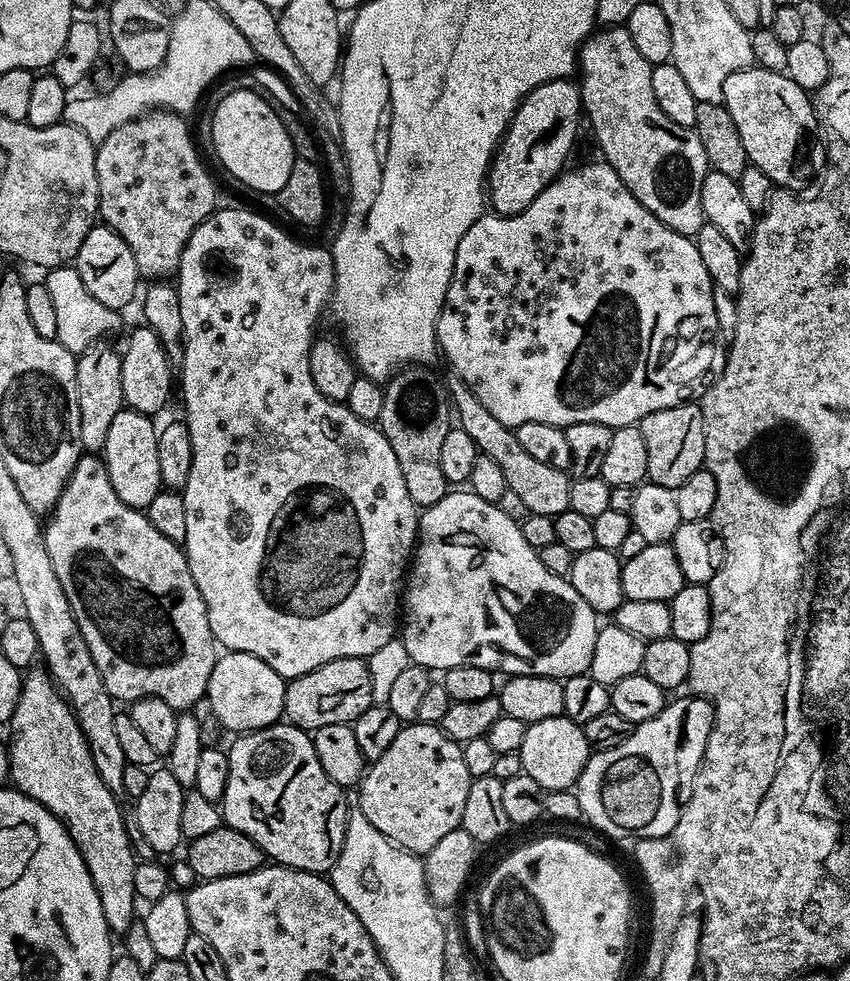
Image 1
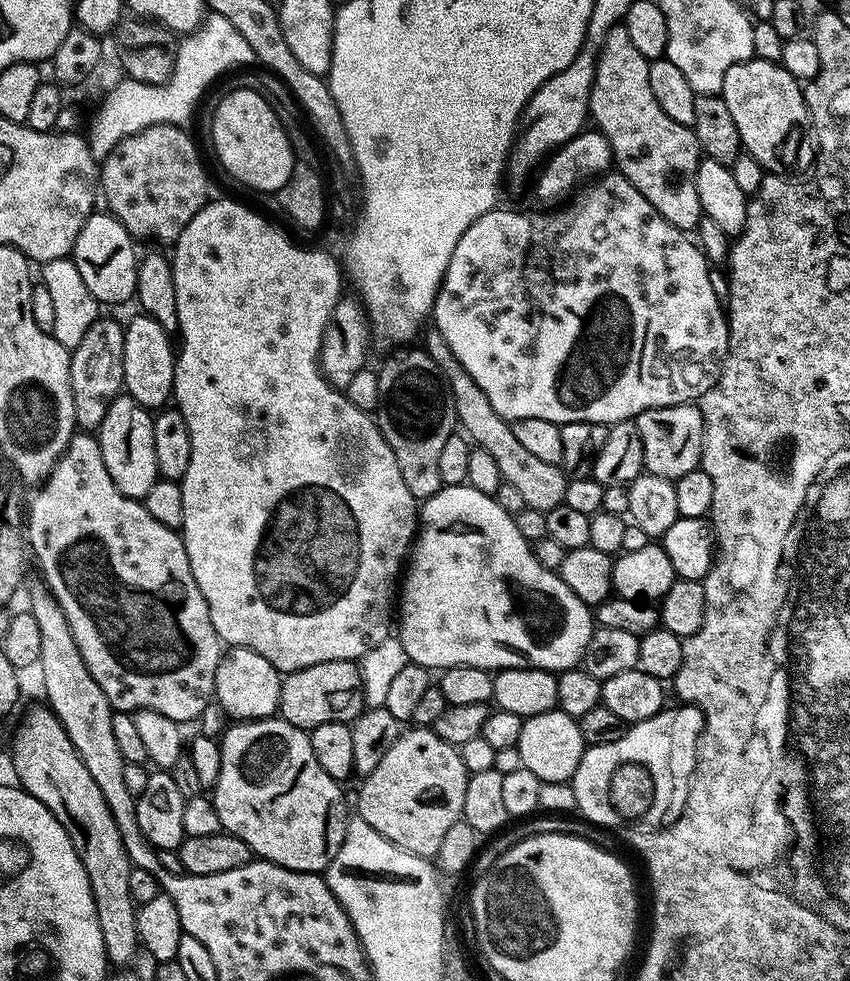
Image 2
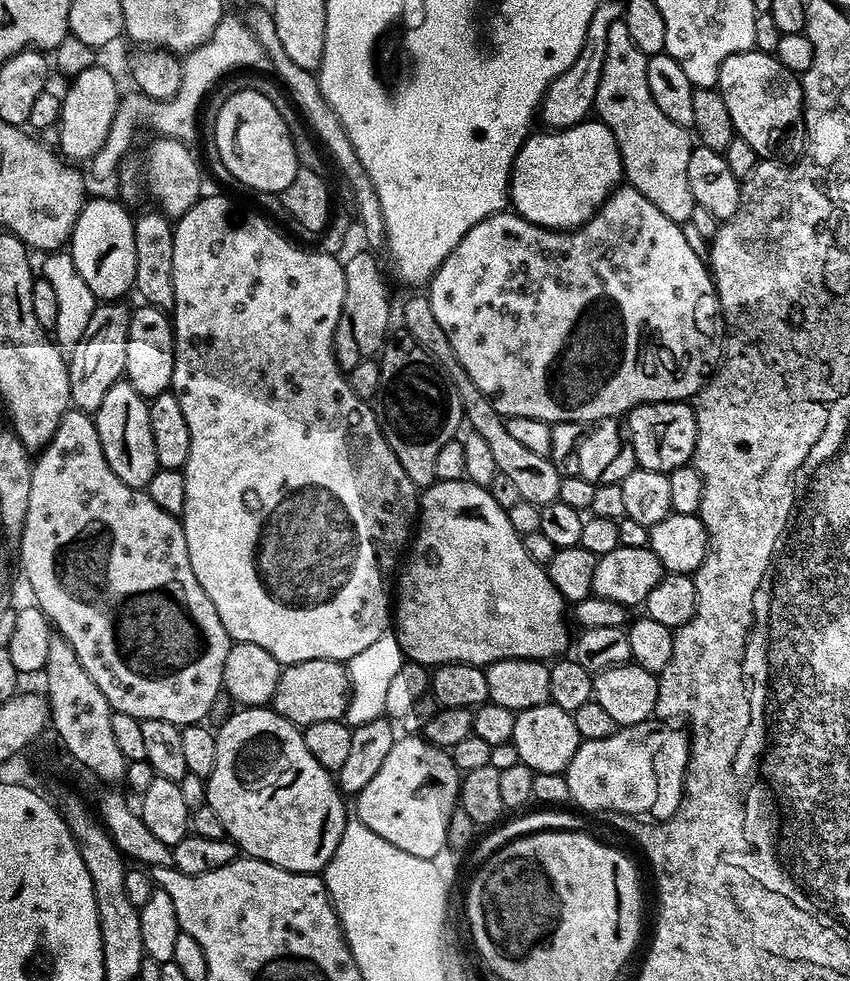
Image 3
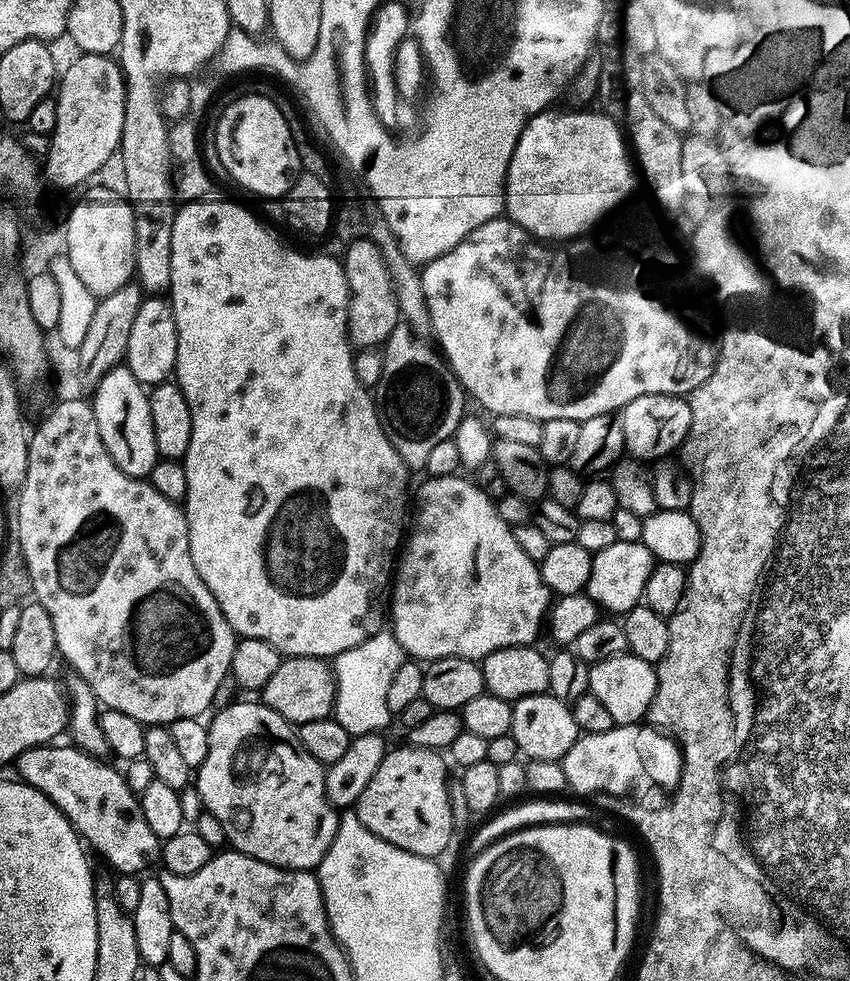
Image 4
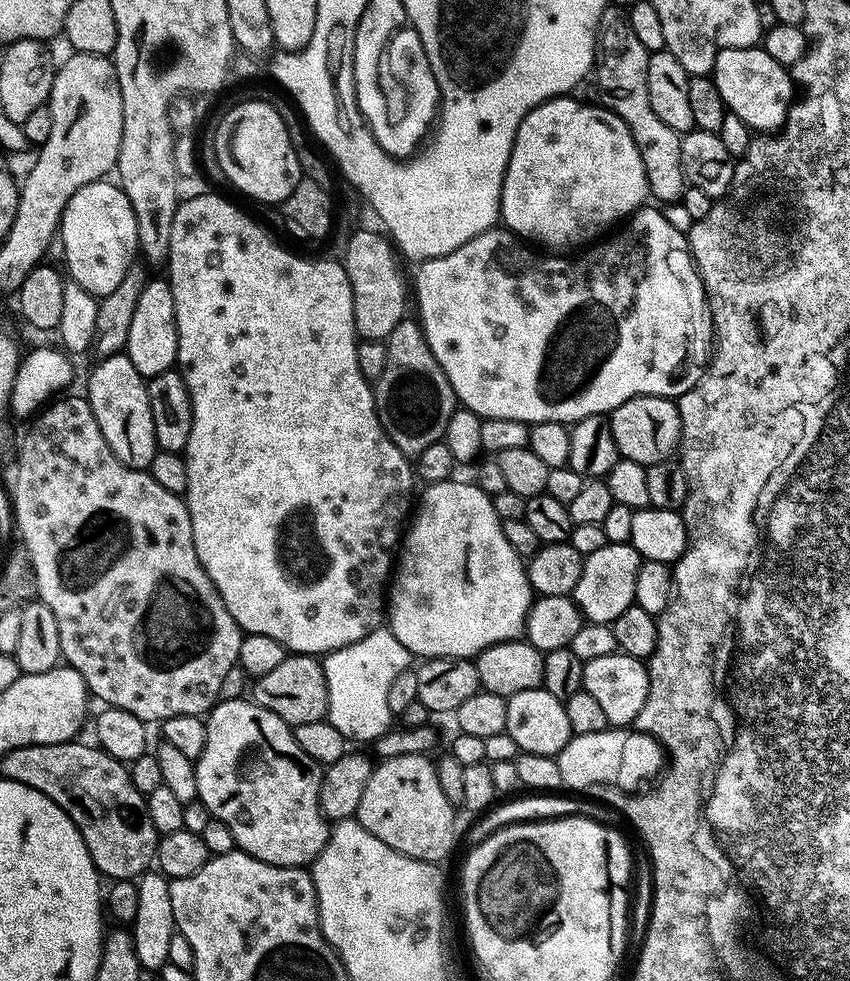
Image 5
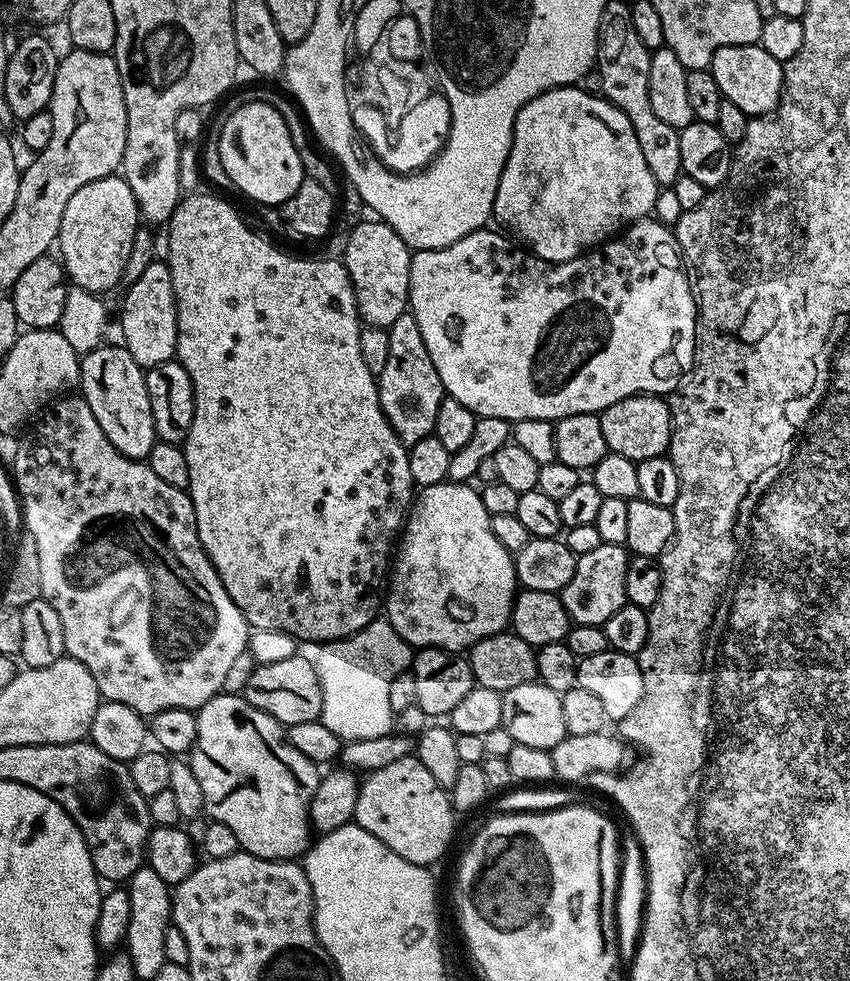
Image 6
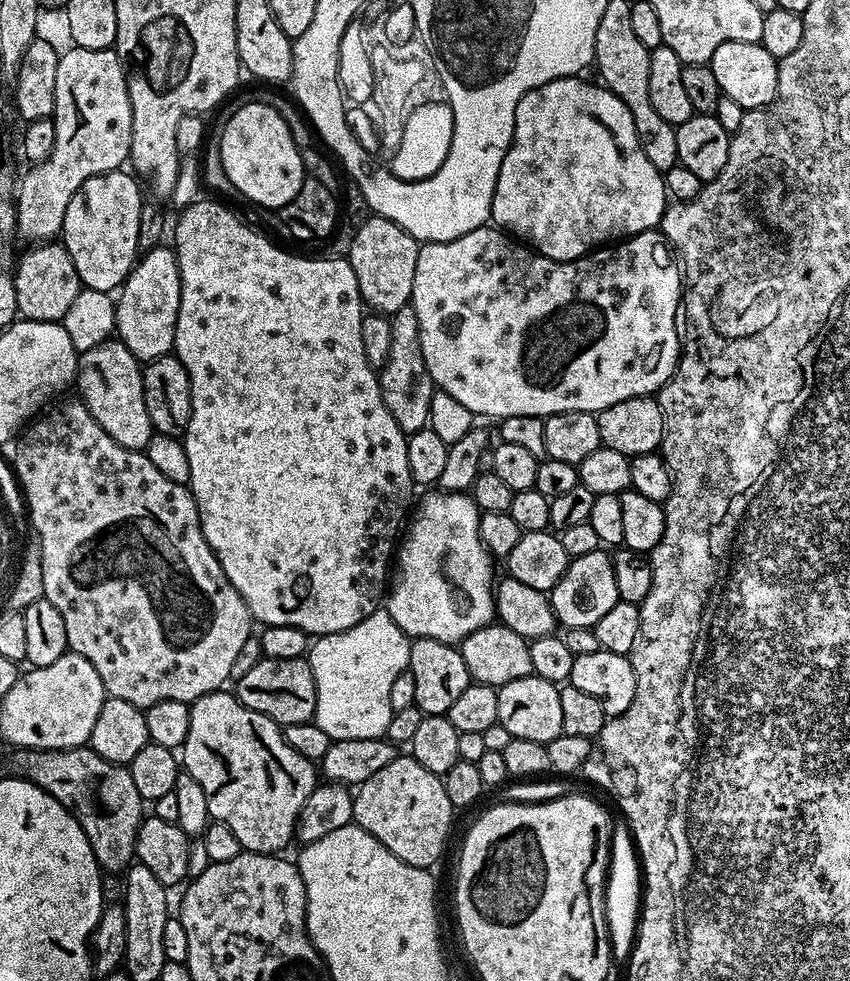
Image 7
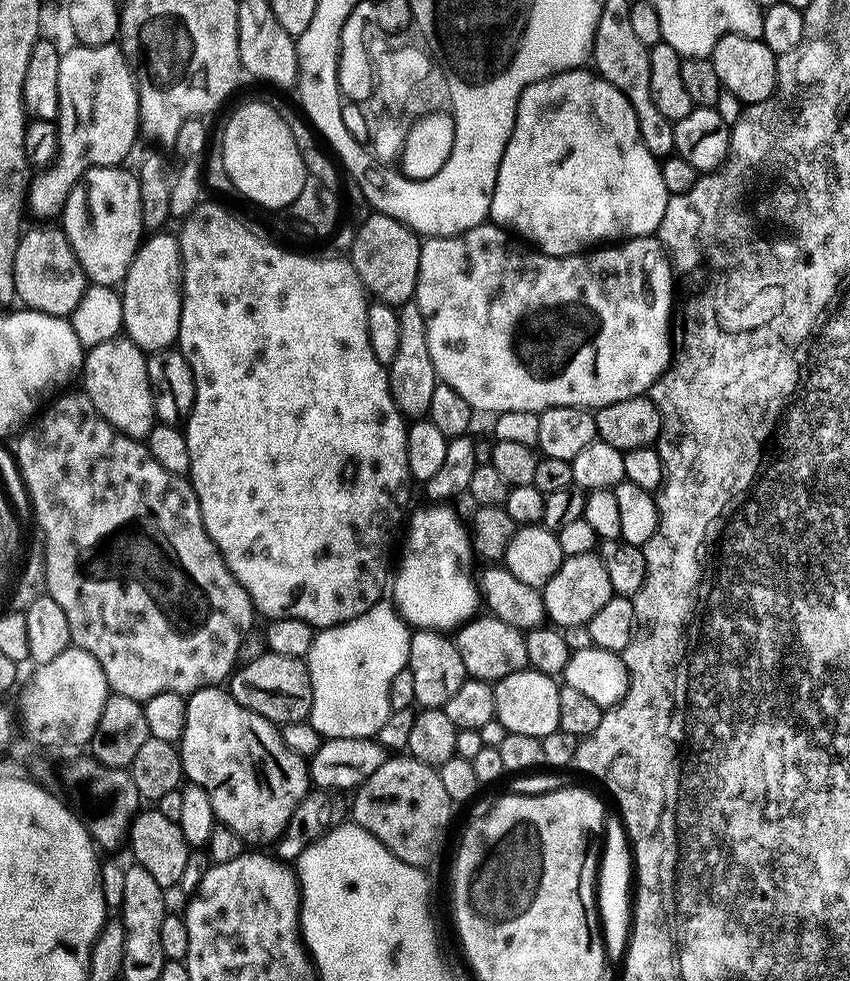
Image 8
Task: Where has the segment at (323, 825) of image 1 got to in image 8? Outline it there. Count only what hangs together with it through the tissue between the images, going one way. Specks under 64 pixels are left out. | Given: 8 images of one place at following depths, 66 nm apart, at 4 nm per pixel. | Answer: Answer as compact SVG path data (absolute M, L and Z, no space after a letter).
M199 688L187 697L187 702L184 734L178 741L185 777L206 790L219 823L234 830L234 834L238 834L249 845L271 845L284 832L298 802L302 802L302 798L310 791L305 757L294 754L294 750L290 750L286 742L282 742L277 725L239 707L227 691Z

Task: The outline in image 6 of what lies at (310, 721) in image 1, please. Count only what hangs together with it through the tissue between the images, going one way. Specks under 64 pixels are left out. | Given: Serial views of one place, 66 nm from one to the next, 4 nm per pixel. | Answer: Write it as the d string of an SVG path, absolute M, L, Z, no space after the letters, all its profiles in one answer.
M303 654L285 658L283 662L256 664L244 680L242 699L250 708L257 708L282 725L319 720L322 710L322 686L318 682L316 665Z

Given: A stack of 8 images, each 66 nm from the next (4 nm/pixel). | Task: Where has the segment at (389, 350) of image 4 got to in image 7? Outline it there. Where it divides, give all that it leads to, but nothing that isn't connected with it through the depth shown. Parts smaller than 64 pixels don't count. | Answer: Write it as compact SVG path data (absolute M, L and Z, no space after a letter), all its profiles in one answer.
M409 306L391 313L390 319L392 321L390 358L378 372L380 389L390 414L394 414L394 422L398 422L398 426L405 434L411 434L428 427L430 398L434 385L430 378L430 370L426 366L426 358L422 354L418 314Z

